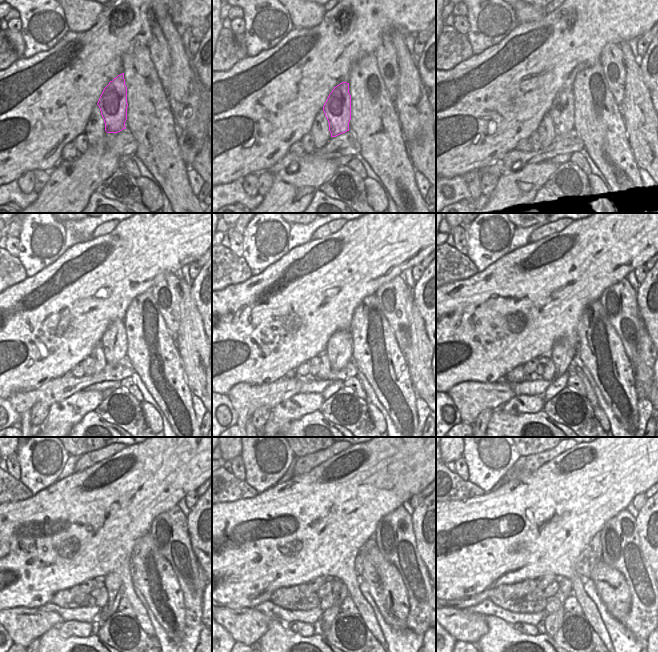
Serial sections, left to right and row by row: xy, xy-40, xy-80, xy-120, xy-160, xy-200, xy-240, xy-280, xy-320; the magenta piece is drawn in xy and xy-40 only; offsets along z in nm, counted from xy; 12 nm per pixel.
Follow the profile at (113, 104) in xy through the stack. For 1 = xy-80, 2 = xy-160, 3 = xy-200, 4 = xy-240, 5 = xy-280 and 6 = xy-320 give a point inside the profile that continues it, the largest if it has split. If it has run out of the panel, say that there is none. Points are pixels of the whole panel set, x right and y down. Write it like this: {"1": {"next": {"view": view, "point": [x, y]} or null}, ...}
{"1": {"next": {"view": "xy-80", "point": [562, 111]}}, "2": {"next": {"view": "xy-160", "point": [339, 349]}}, "3": {"next": {"view": "xy-200", "point": [563, 353]}}, "4": {"next": {"view": "xy-240", "point": [112, 581]}}, "5": {"next": {"view": "xy-280", "point": [329, 615]}}, "6": {"next": {"view": "xy-320", "point": [553, 621]}}}

